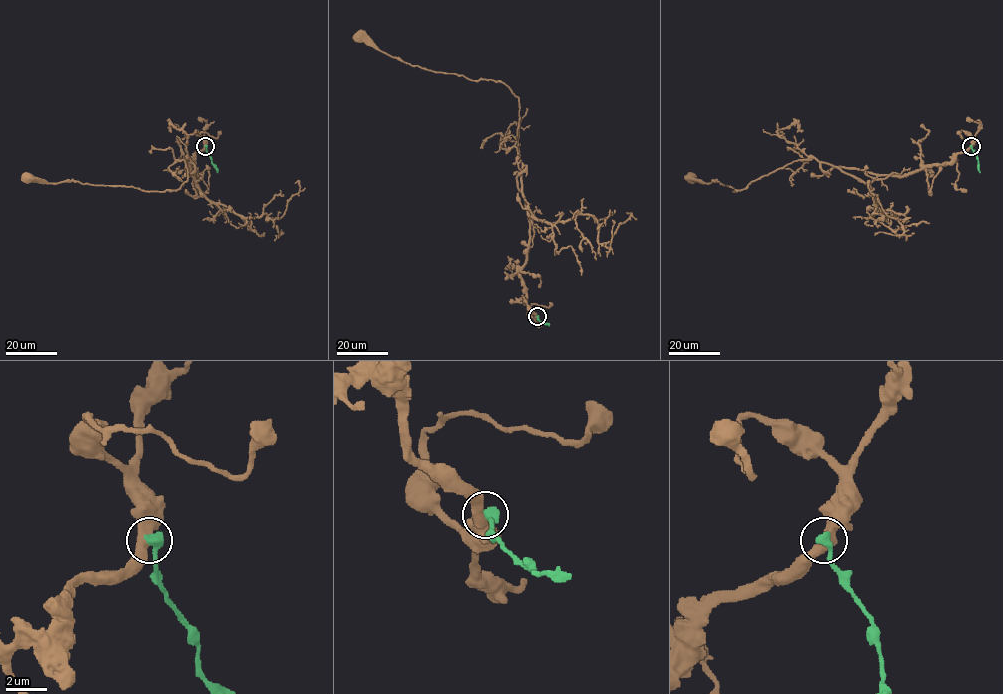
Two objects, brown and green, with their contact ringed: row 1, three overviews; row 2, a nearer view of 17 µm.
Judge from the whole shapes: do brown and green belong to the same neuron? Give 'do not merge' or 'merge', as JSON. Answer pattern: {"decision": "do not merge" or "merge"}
{"decision": "do not merge"}

